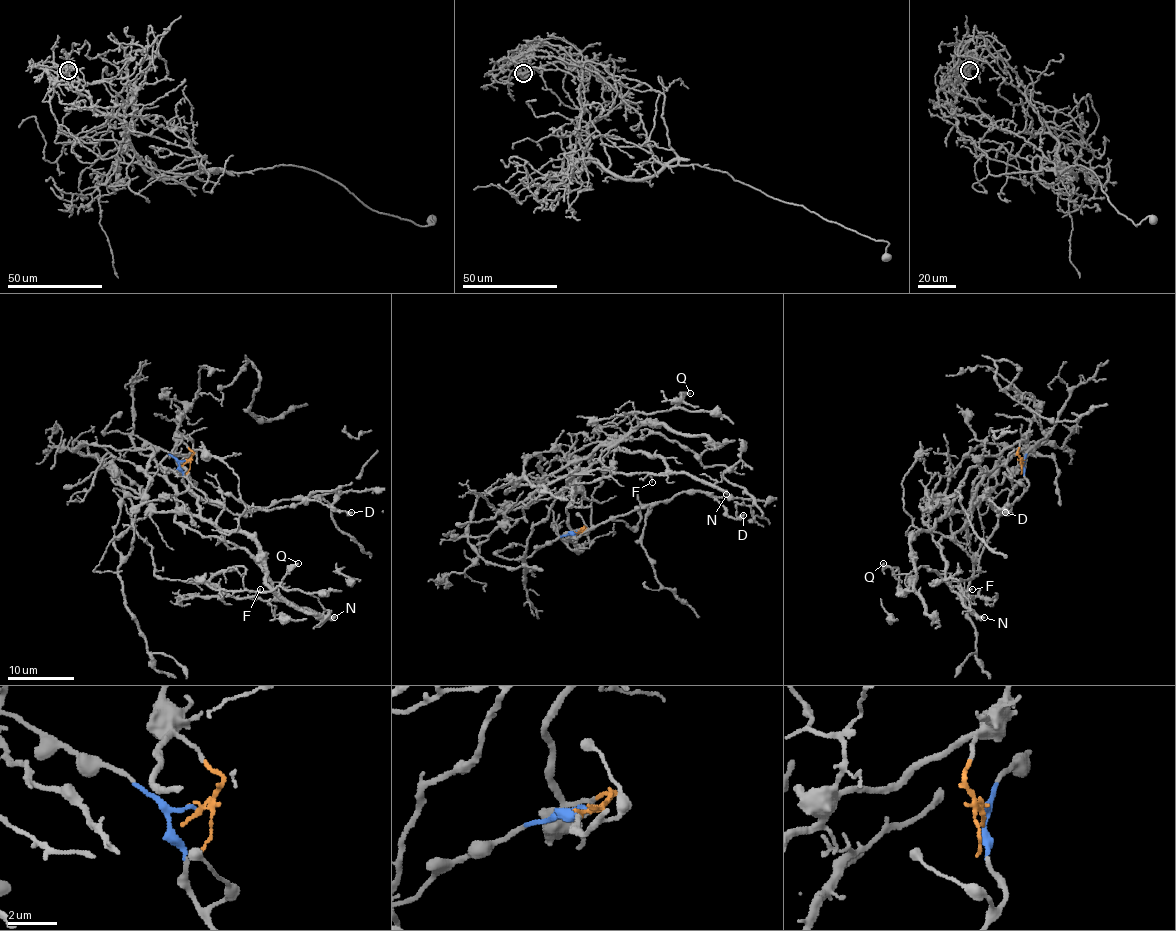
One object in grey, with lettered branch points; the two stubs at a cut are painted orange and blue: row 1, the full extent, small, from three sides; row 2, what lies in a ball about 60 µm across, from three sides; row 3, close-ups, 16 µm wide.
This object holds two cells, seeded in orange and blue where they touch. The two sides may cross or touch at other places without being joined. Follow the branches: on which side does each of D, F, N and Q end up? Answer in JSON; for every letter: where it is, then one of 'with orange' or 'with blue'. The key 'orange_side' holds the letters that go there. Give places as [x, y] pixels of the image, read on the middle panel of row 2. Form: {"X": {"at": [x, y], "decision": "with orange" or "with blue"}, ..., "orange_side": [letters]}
{"D": {"at": [743, 515], "decision": "with blue"}, "F": {"at": [652, 482], "decision": "with orange"}, "N": {"at": [726, 494], "decision": "with orange"}, "Q": {"at": [690, 393], "decision": "with orange"}, "orange_side": ["F", "N", "Q"]}

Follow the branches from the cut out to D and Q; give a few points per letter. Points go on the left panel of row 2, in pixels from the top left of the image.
D: (185, 461), (179, 463), (185, 487), (235, 514), (315, 497), (322, 497), (338, 511), (351, 512)
Q: (185, 461), (199, 512), (275, 594), (209, 584), (242, 566), (245, 589), (270, 592), (298, 562)

